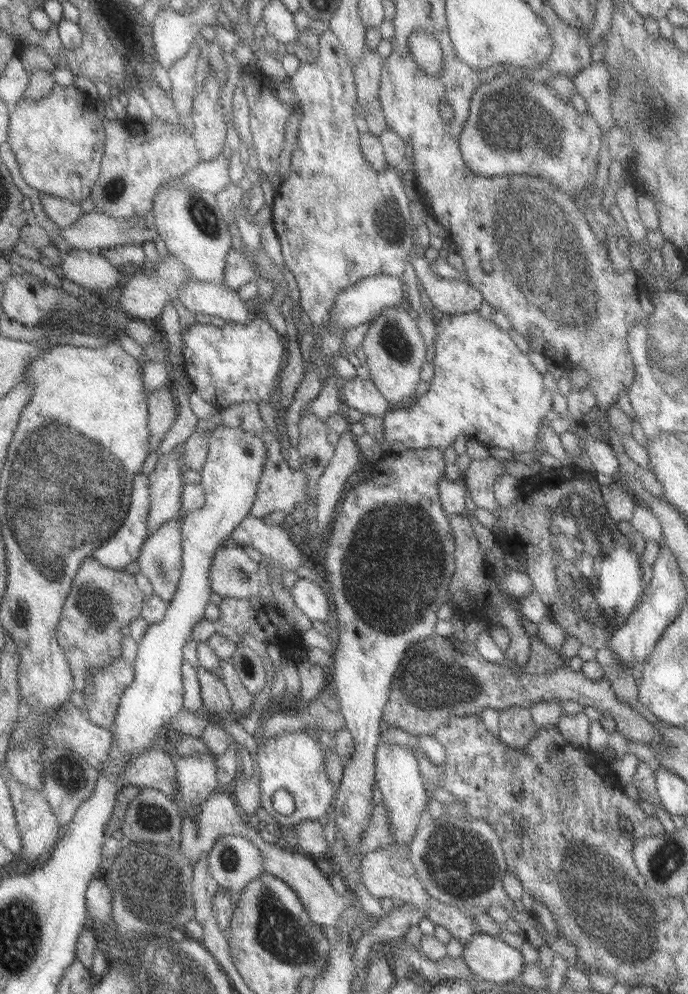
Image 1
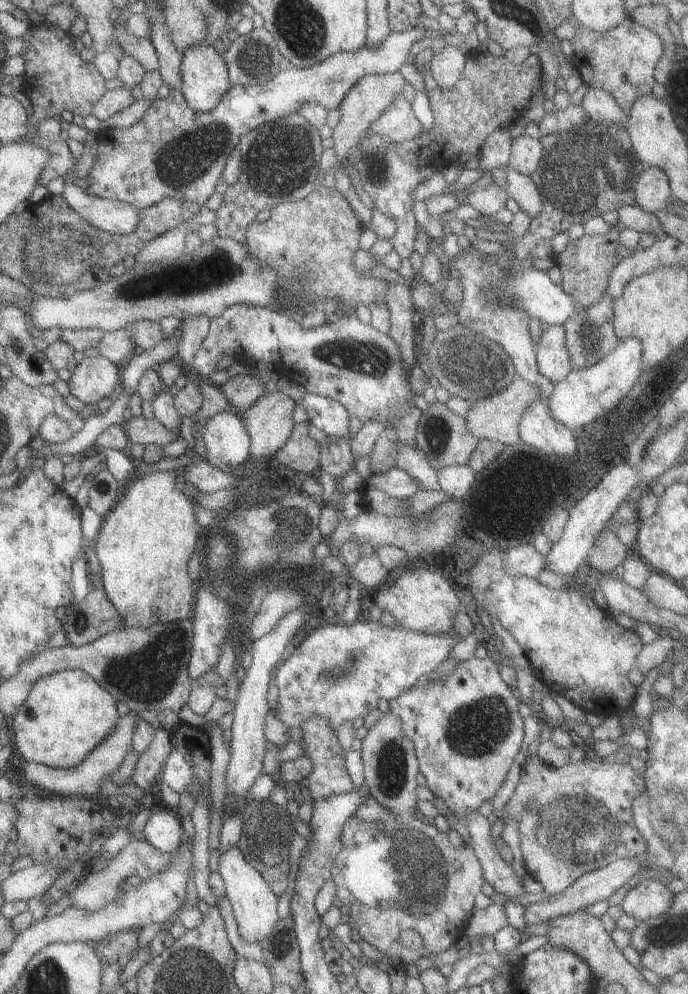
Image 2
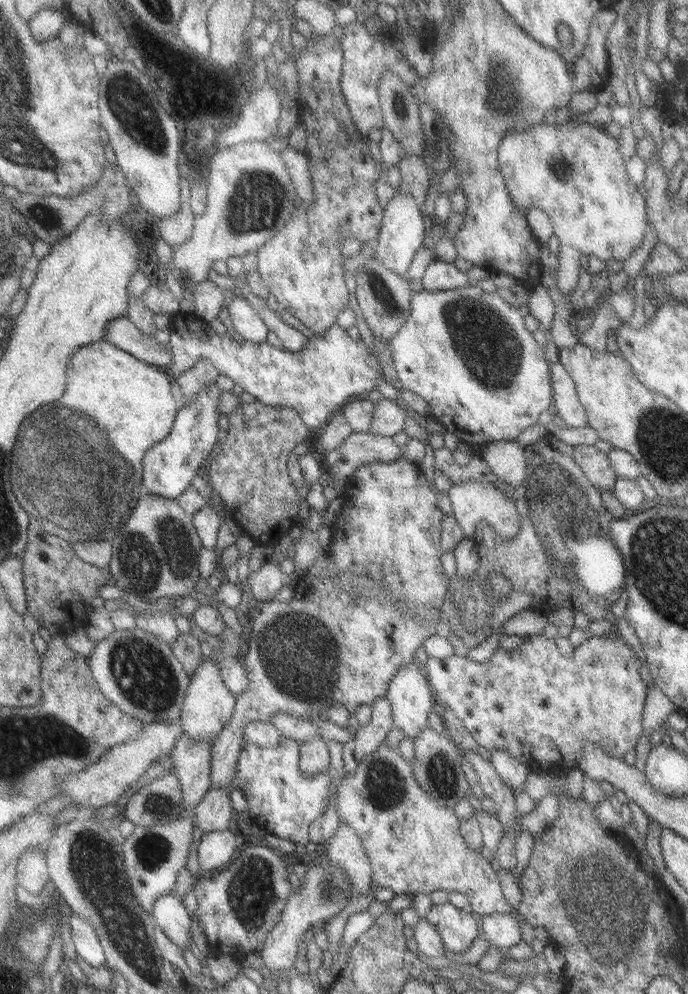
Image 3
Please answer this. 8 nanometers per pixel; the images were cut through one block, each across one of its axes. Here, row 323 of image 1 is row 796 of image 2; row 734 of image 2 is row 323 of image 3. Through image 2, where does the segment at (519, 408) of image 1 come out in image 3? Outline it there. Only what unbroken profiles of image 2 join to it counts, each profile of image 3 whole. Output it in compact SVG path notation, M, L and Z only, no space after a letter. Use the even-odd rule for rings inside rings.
M475 284L446 291L414 291L411 298L410 318L406 320L400 331L388 341L388 345L396 369L396 378L400 381L402 387L420 396L430 407L429 414L434 416L434 420L440 422L446 431L452 432L460 441L471 446L482 447L491 442L516 441L520 432L534 426L538 422L540 414L548 411L550 404L552 404L550 362L545 359L544 348L538 346L533 334L525 328L523 316L520 315L517 308L504 302L496 292L486 293Z

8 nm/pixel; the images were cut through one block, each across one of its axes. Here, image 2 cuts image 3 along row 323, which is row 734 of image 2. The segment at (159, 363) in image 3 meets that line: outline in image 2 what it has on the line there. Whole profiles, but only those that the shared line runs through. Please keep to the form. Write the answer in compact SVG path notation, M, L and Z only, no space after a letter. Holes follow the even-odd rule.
M133 712L120 718L115 730L108 734L108 737L99 746L96 746L78 766L64 769L28 761L23 768L26 780L39 788L62 796L87 796L90 798L93 794L100 794L101 781L110 779L123 764L126 754L132 749L131 739L139 718L140 714Z

